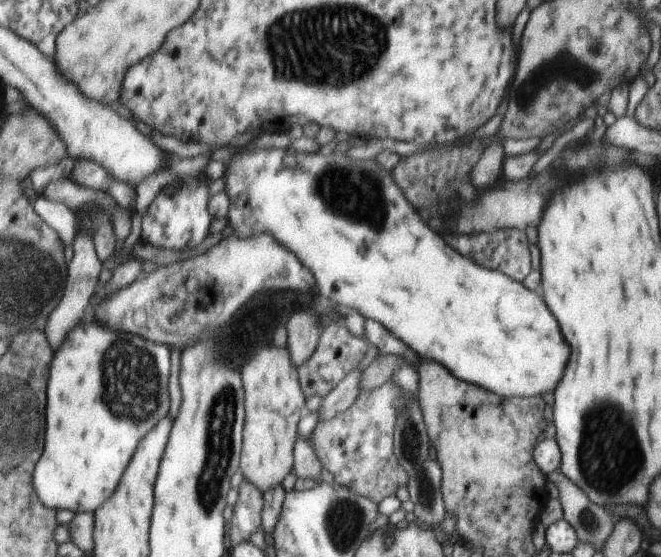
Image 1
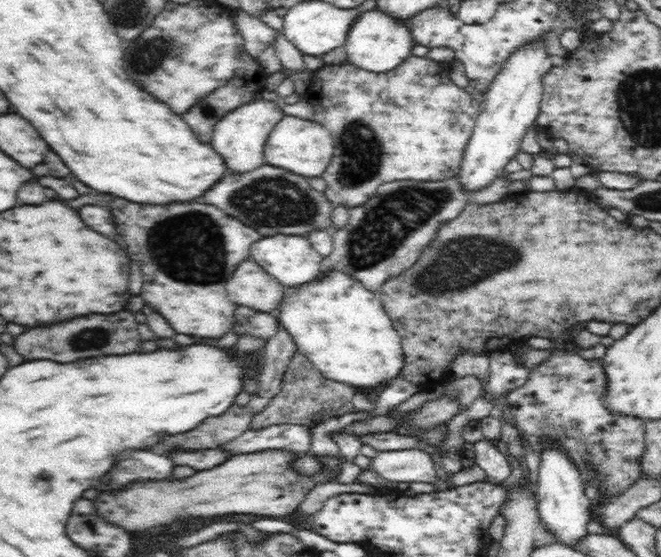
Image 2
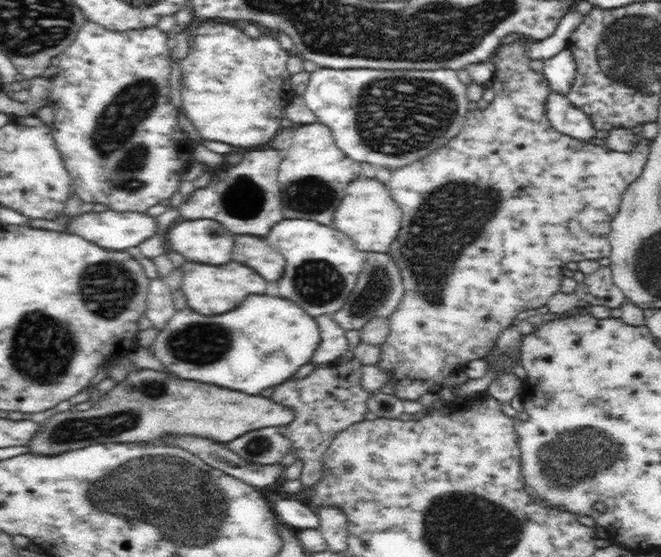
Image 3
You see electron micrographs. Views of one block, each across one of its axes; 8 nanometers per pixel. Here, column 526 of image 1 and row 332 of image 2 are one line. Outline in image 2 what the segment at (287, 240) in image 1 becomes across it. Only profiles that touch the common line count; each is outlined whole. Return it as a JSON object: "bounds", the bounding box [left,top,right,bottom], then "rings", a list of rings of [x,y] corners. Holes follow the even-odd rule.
{"bounds":[273,269,405,391],"rings":[[[331,269],[330,272],[322,273],[319,278],[320,280],[312,280],[310,284],[306,282],[294,286],[292,294],[288,294],[282,306],[273,312],[276,320],[282,322],[280,325],[283,330],[286,328],[287,334],[294,339],[297,350],[306,354],[306,359],[326,379],[350,384],[361,391],[395,380],[405,364],[401,337],[393,327],[392,319],[381,304],[378,293],[370,292],[352,276],[341,272],[341,269]]]}

